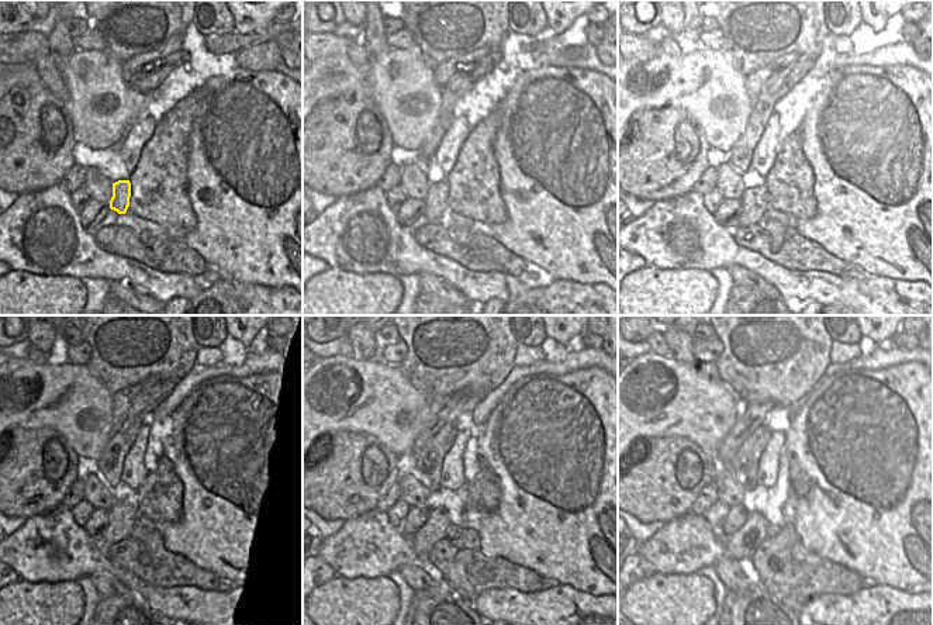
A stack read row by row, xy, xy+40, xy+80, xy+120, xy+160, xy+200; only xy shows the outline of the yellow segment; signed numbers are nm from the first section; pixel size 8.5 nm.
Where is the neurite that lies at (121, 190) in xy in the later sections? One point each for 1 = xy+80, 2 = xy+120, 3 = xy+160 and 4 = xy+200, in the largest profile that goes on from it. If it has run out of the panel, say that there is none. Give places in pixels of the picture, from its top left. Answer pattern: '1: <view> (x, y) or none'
1: xy+80 (753, 204)
2: xy+120 (123, 518)
3: xy+160 (435, 529)
4: xy+200 (742, 545)

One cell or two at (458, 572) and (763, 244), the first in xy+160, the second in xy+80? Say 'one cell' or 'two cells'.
one cell

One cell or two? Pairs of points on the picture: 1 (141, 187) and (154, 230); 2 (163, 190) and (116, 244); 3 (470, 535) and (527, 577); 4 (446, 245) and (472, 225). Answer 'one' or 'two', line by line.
1: two
2: two
3: one
4: two

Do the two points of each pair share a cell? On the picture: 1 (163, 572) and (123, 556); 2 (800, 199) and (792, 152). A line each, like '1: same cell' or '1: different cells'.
1: same cell
2: same cell

